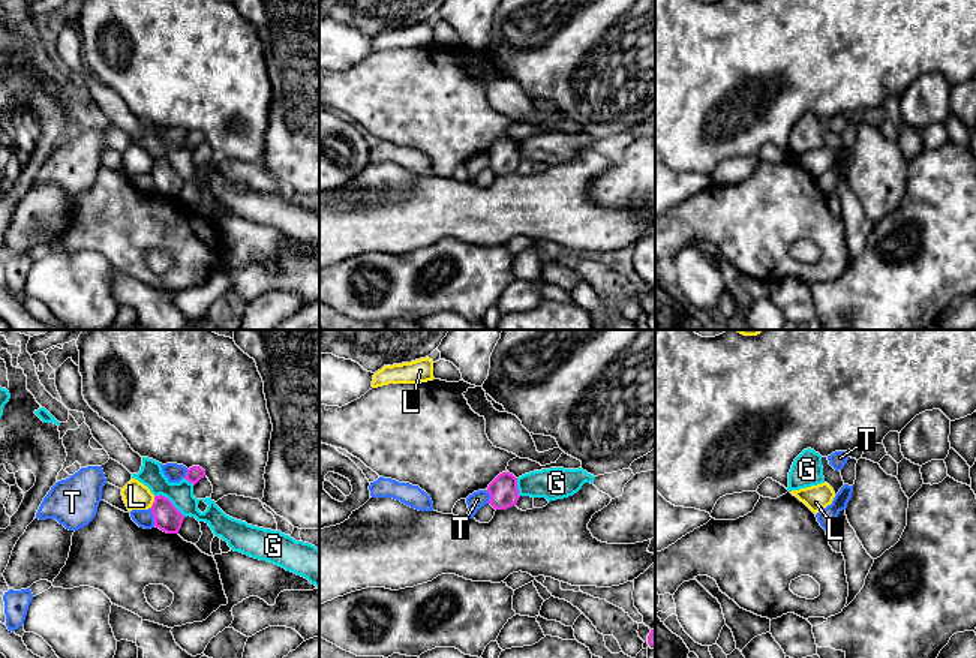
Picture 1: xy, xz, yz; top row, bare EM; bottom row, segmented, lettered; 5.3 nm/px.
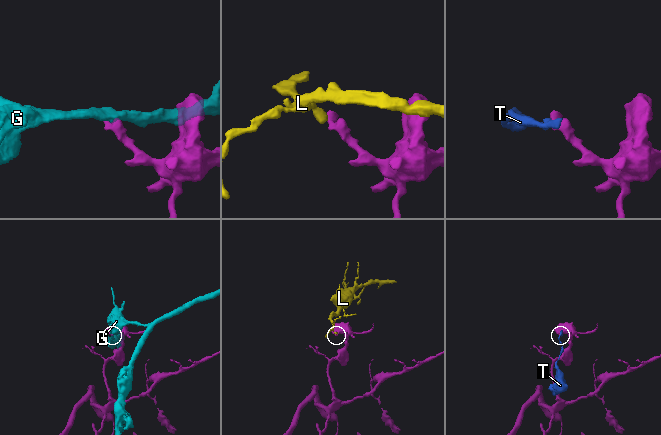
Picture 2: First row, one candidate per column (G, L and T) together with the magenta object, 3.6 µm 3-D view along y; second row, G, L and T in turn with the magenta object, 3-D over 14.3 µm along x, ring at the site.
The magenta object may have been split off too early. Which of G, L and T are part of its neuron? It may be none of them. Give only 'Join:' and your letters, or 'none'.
Join: none

